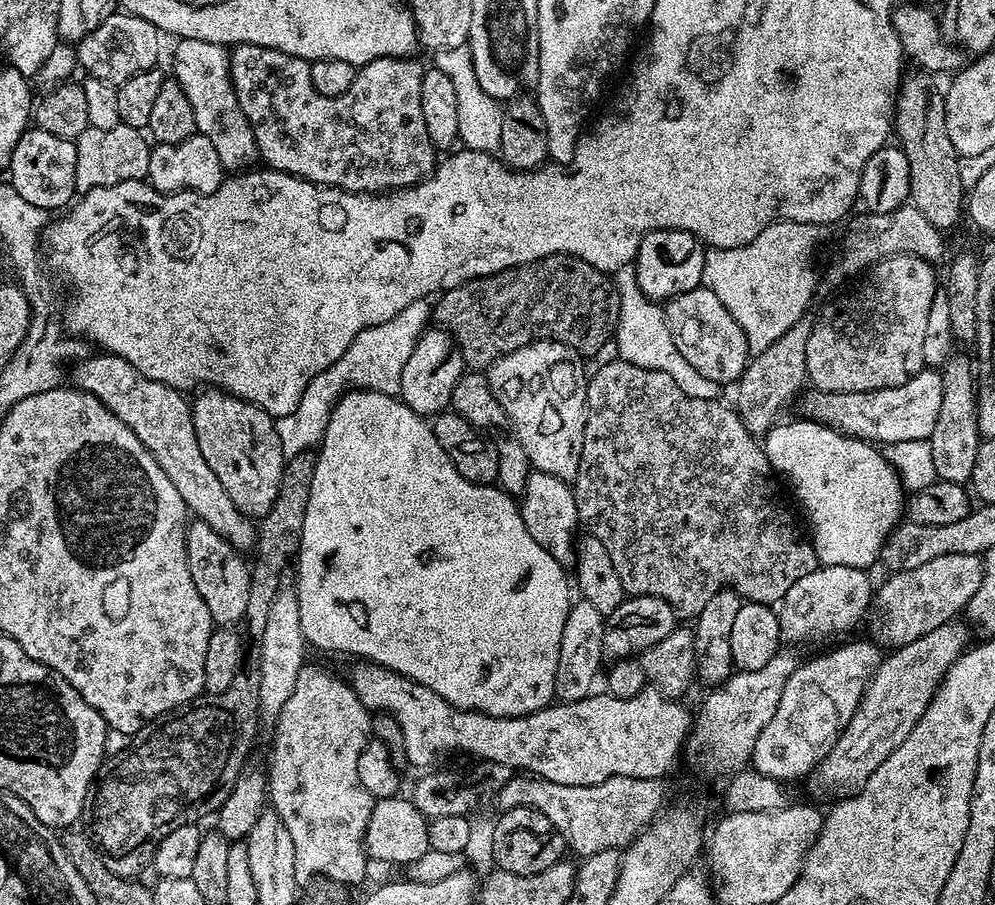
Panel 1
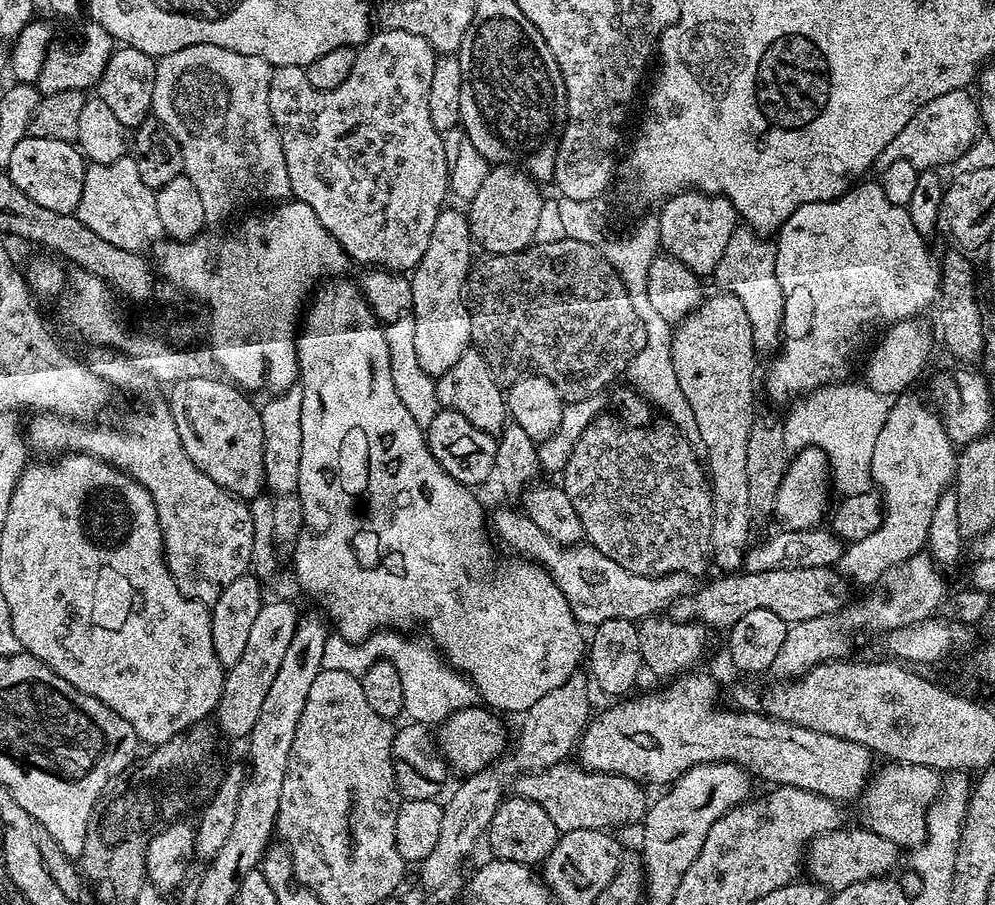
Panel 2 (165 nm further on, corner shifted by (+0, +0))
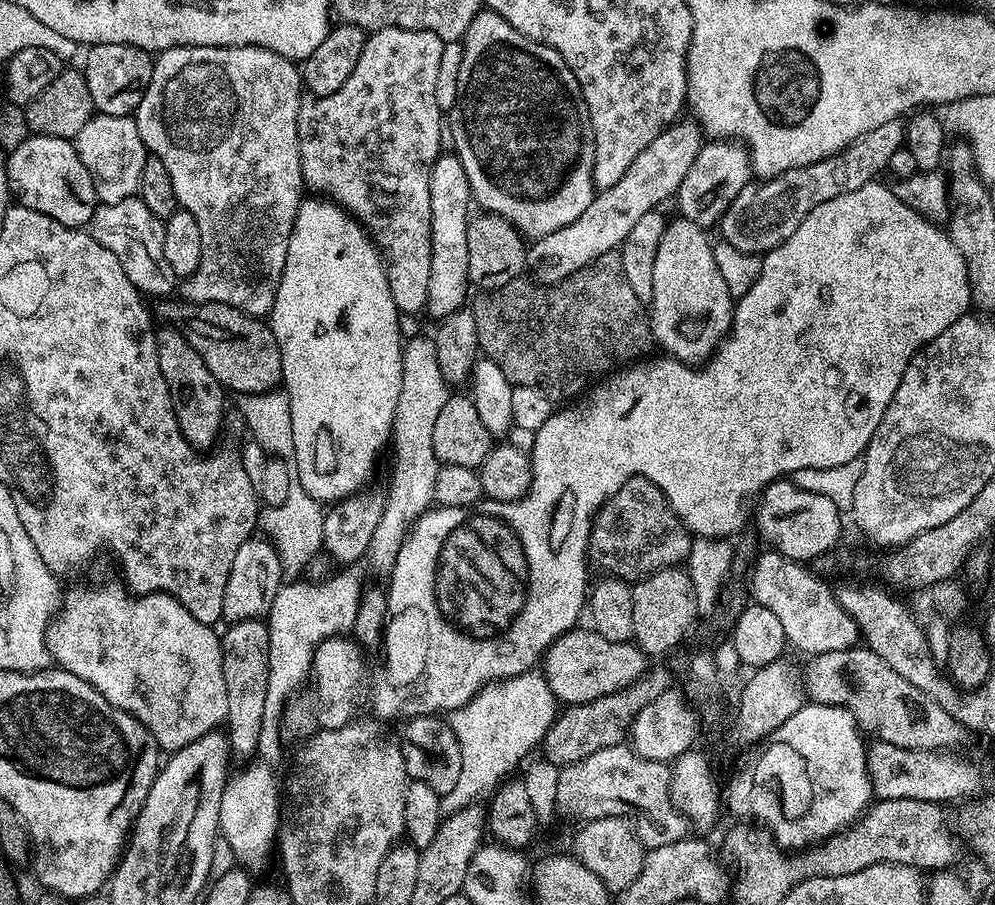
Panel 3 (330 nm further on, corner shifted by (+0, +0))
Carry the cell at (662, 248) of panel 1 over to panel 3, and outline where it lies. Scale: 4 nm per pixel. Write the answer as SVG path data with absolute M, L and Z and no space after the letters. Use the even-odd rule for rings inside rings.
M712 138L701 143L698 158L694 158L694 166L690 166L686 178L682 178L682 186L674 197L679 215L699 228L715 229L724 211L742 194L753 176L752 159L743 144L731 138Z

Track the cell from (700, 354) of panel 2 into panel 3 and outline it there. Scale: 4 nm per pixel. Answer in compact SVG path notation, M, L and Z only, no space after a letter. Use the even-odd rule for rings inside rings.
M683 218L668 220L668 229L658 242L658 254L654 254L654 274L652 275L652 299L650 301L650 319L652 321L652 339L665 348L667 355L674 360L683 360L685 364L700 366L720 347L725 336L732 330L732 310L734 297L714 262L714 244L708 241L709 233L694 222Z

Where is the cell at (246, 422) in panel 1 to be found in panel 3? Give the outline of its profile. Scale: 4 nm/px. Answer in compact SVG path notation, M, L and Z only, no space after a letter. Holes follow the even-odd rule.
M171 326L157 327L156 349L158 366L166 378L170 402L182 434L197 449L207 449L204 447L214 443L216 435L221 435L222 425L226 419L225 389L216 381L214 374L206 370L206 362L202 362L198 350L190 346L190 342L178 329Z

